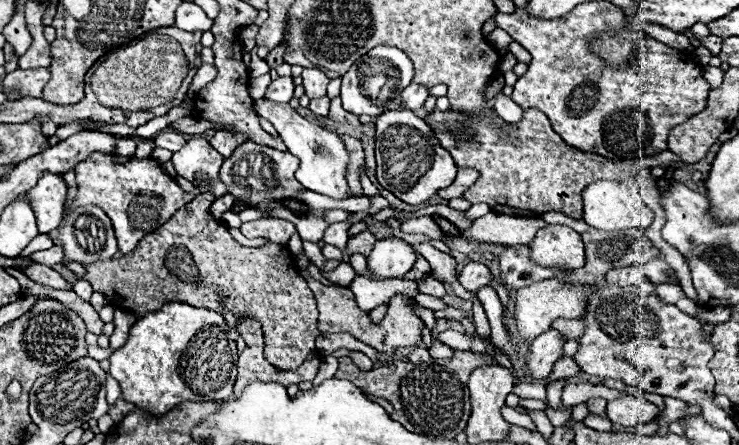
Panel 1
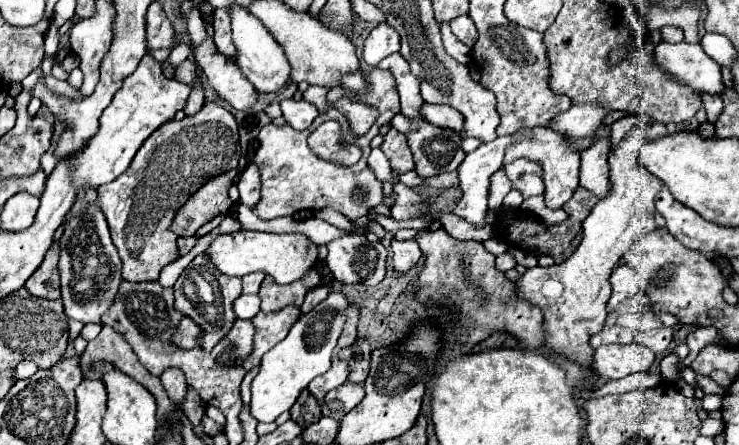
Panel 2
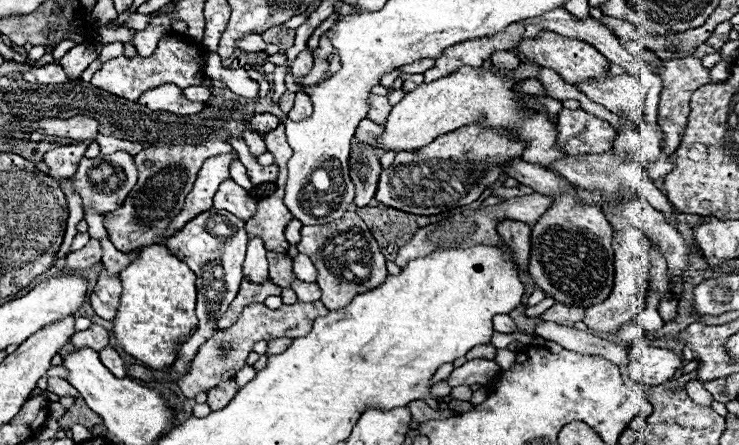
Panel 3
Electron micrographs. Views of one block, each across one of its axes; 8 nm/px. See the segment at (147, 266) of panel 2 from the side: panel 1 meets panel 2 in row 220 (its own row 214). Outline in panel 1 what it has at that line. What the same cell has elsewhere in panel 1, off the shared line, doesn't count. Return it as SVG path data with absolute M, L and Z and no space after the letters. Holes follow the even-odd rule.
M94 154L76 166L76 182L78 182L78 196L66 212L86 204L96 204L104 208L104 212L112 220L118 238L118 250L122 254L132 252L144 236L158 230L178 208L182 208L184 204L188 204L188 200L196 196L192 192L184 192L174 182L174 178L162 172L160 164L154 164L152 158L146 160L130 158L124 162L123 156Z

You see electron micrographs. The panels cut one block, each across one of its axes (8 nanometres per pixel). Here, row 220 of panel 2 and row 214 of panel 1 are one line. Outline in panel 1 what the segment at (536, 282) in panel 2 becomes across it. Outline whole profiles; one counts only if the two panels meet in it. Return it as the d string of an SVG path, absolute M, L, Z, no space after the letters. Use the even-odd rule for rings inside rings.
M598 180L582 192L584 220L600 230L624 230L624 228L650 228L654 212L642 202L642 198L630 196L628 188L616 180Z

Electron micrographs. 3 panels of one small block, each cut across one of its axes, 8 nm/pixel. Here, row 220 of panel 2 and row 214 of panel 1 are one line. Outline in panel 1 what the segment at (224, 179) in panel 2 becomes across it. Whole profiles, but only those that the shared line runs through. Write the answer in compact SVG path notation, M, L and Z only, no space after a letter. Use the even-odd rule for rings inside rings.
M212 192L198 194L192 202L180 208L160 230L142 238L132 252L122 258L86 264L86 274L78 278L88 280L94 292L102 292L110 300L110 304L114 304L116 308L130 310L138 318L160 310L166 302L188 302L196 308L214 310L222 314L230 326L242 320L242 316L252 316L262 324L268 362L280 370L296 370L314 350L314 340L320 336L316 328L318 310L314 294L308 288L306 280L298 274L288 246L268 242L260 248L240 246L232 240L228 228L208 214L212 200Z

